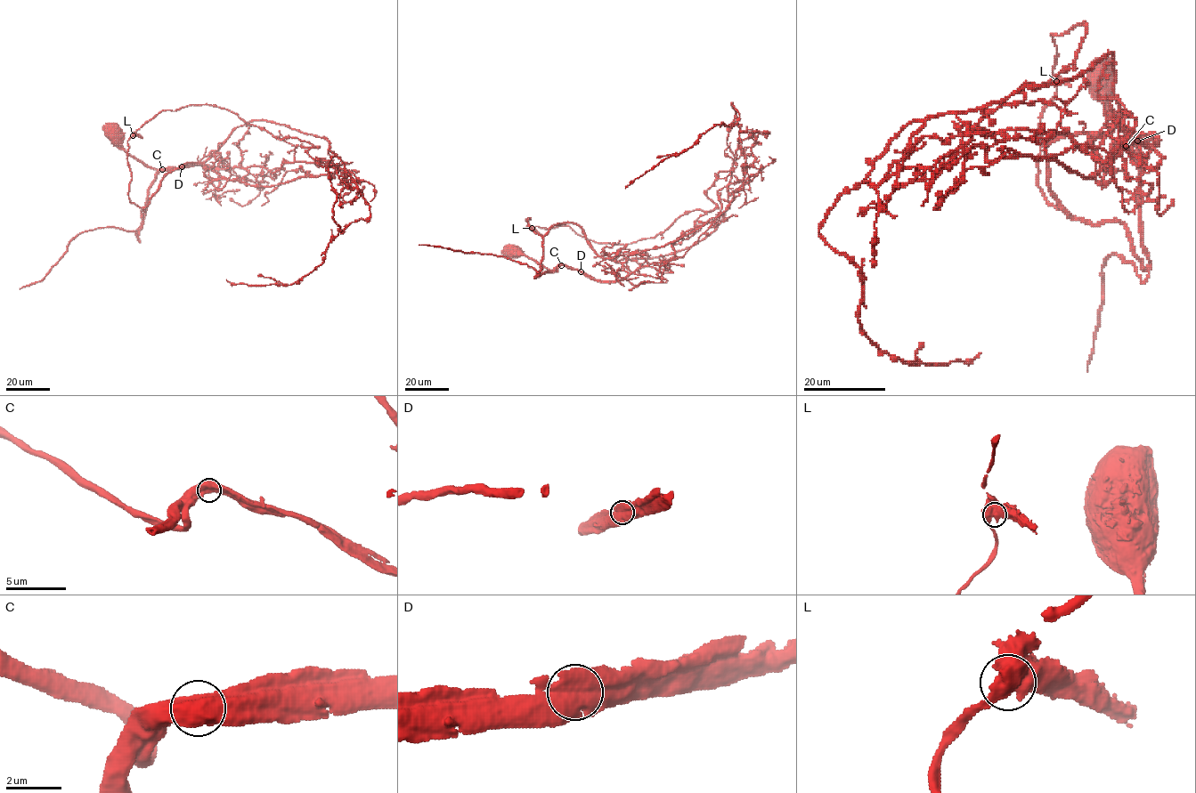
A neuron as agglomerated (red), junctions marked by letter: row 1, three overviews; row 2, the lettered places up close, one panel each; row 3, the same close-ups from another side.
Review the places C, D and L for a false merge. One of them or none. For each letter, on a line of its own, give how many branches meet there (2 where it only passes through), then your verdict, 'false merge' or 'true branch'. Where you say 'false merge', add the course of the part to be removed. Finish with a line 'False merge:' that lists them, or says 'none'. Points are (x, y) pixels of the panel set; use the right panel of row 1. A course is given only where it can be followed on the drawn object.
C: 2 | true branch
D: 2 | true branch
L: 2 | true branch
False merge: none

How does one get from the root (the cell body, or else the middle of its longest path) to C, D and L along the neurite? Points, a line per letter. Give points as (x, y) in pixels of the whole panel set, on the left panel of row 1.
C: (116, 133), (118, 144), (131, 155), (158, 172), (162, 169)
D: (116, 133), (118, 144), (128, 153), (158, 172), (182, 166)
L: (116, 133), (128, 153), (158, 172), (137, 235), (144, 209), (128, 198), (127, 141), (133, 135)

